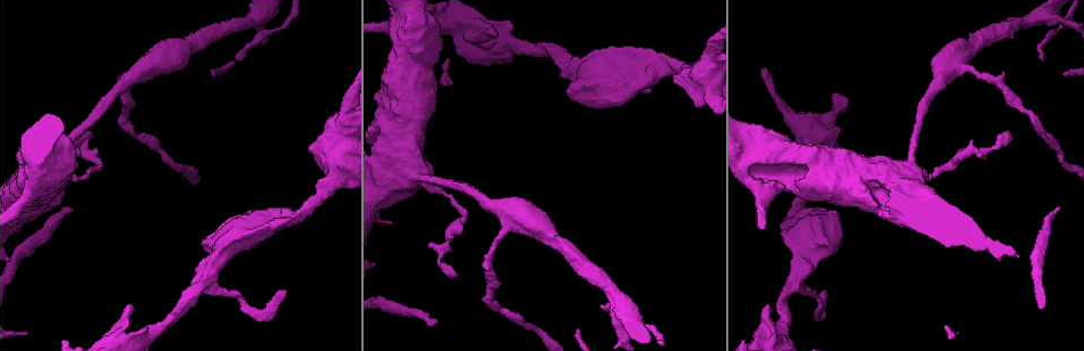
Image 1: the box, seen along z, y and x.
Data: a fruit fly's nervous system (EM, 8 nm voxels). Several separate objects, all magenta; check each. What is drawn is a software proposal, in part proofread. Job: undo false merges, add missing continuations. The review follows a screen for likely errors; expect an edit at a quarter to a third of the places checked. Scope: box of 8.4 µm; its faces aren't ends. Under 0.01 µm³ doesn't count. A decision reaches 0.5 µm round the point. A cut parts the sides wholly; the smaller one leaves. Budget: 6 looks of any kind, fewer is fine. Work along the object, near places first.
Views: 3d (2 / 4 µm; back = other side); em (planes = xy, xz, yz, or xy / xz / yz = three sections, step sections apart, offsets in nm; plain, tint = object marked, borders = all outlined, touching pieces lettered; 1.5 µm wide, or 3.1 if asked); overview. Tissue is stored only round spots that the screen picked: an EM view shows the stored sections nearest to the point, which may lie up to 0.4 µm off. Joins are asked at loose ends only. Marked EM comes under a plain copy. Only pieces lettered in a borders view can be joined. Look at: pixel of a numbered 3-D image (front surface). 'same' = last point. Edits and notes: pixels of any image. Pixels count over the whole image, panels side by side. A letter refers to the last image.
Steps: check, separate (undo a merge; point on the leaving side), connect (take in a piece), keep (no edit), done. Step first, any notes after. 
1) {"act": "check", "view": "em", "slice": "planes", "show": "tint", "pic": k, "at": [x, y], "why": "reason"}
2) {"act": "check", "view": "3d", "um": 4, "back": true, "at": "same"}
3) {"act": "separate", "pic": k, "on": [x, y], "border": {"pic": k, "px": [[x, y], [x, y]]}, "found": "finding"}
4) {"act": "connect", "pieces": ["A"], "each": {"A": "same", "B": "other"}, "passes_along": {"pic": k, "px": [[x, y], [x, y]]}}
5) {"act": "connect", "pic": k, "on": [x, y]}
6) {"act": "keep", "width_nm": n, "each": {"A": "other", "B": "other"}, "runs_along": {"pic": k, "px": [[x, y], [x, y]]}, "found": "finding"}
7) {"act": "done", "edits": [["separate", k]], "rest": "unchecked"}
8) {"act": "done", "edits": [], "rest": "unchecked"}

{"act": "check", "view": "3d", "um": 2, "pic": 1, "at": [258, 18], "why": "two arms in line, one across"}

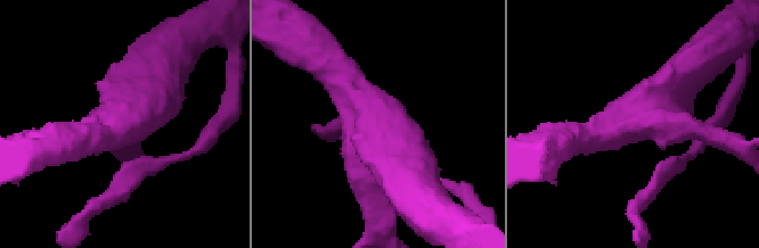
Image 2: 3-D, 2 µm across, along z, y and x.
{"act": "check", "view": "em", "slice": "yz", "step": 8, "show": "tint", "pic": 2, "at": [650, 118], "arms": 3, "arm_widths_nm": [180, 280, 320]}

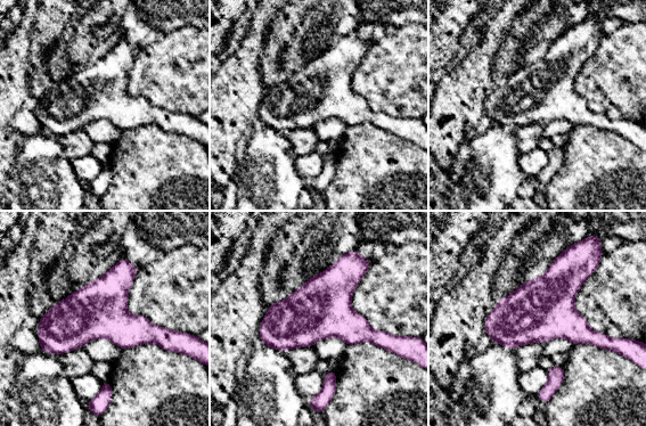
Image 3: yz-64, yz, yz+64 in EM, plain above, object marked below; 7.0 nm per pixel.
{"act": "check", "view": "em", "slice": "planes", "show": "borders", "at": "same"}

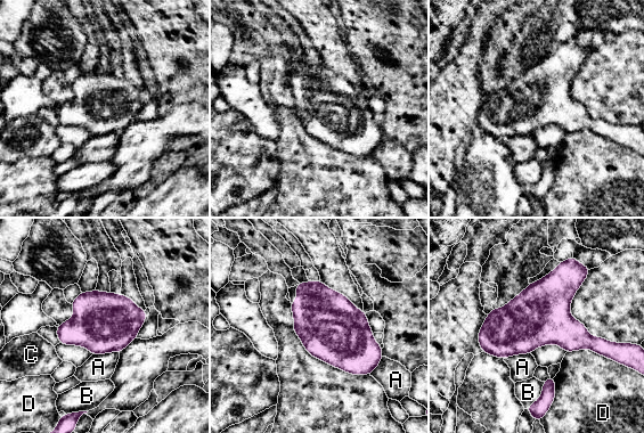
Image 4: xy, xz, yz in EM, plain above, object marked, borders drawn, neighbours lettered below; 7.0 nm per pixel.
{"act": "keep", "width_nm": 420, "each": {"A": "other", "B": "other", "C": "other", "D": "other"}, "border": {"pic": 4, "px": [[119, 351], [92, 354]]}, "found": "continuous, no second neuron"}

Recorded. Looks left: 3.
{"act": "check", "view": "3d", "um": 2, "back": true, "pic": 1, "at": [128, 305], "why": "branch stops here"}

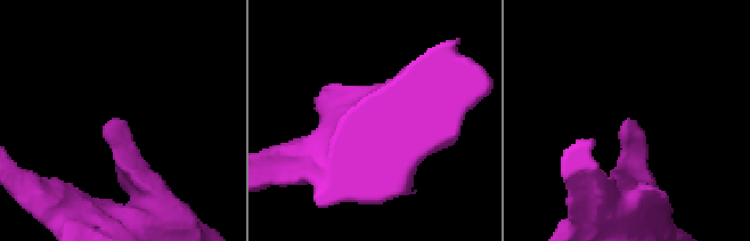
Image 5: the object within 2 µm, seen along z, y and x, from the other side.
{"act": "check", "view": "em", "slice": "xy", "step": 8, "show": "borders", "pic": 5, "at": [113, 118], "why": "shape alone is not enough"}

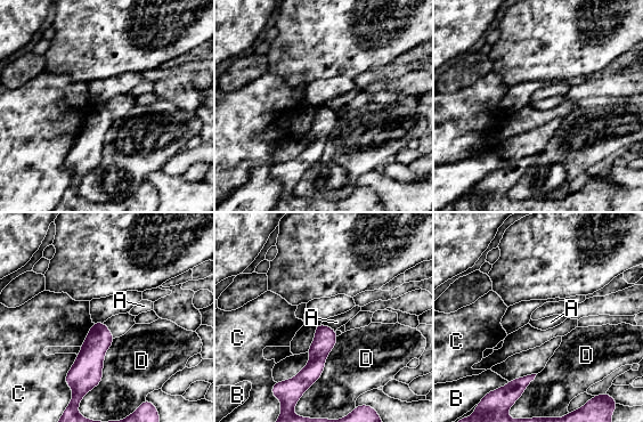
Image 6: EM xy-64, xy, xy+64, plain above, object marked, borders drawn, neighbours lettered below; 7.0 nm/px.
{"act": "check", "view": "em", "slice": "planes", "show": "borders", "at": "same", "why": "cut it another way"}

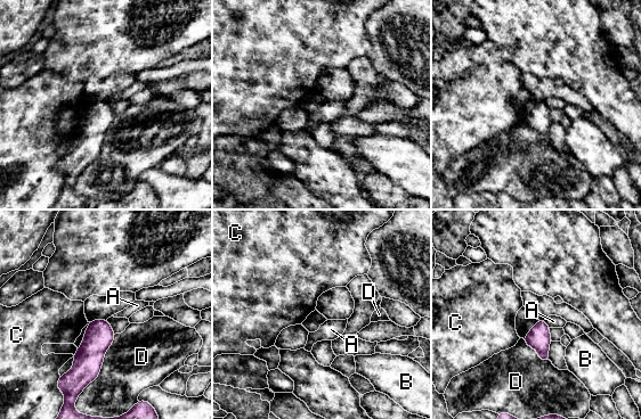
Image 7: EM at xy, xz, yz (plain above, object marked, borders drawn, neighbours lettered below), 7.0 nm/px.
{"act": "keep", "each": {"A": "other", "B": "other", "C": "other", "D": "other"}, "border": {"pic": 7, "px": [[543, 320], [550, 327]]}, "found": "no lettered piece goes on from it"}

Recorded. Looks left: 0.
{"act": "done", "edits": [], "rest": "unchecked"}

